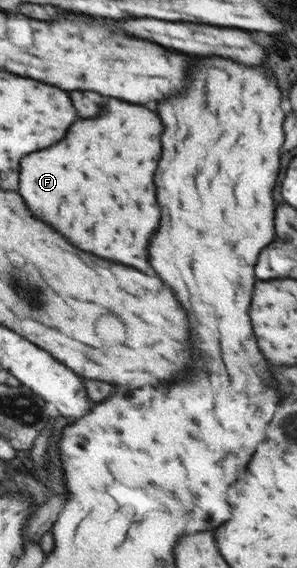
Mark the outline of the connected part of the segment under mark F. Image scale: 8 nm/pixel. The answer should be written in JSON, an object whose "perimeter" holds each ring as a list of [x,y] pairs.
{"perimeter":[[[110,98],[102,114],[74,122],[74,130],[70,130],[58,146],[50,146],[34,156],[30,154],[30,158],[22,162],[22,190],[18,190],[18,194],[30,202],[30,210],[34,210],[38,218],[46,218],[46,222],[58,226],[74,246],[82,246],[82,250],[90,250],[114,262],[138,266],[138,270],[146,270],[146,274],[156,274],[148,264],[146,248],[160,220],[154,172],[162,154],[162,130],[158,114],[144,106]]]}

